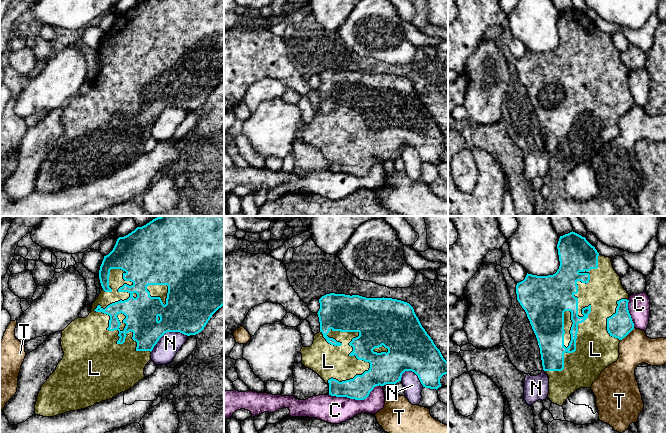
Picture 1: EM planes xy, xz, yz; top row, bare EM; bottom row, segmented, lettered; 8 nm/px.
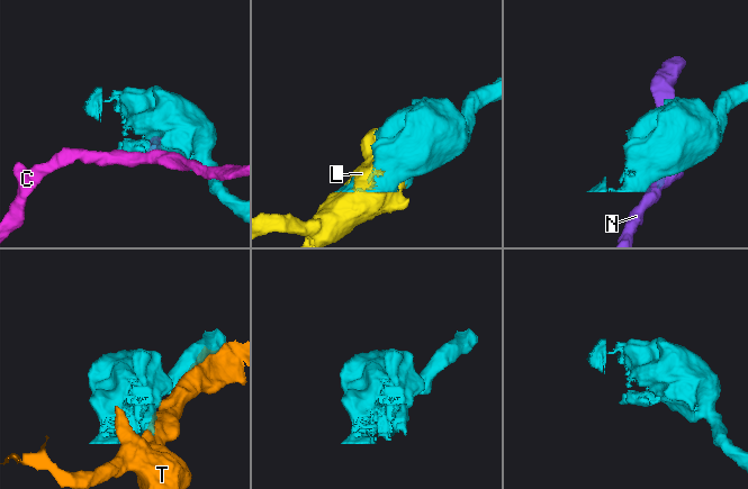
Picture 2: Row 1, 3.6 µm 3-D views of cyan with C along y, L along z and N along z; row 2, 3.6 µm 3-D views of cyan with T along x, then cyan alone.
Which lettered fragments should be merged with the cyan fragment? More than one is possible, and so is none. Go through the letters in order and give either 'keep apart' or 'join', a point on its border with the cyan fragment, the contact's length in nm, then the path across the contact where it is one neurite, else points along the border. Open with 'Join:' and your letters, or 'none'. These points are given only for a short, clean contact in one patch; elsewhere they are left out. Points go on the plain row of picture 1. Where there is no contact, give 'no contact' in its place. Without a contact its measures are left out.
Join: L
C: keep apart; meets cyan in xz at (355, 175); contact 440 nm long
L: join; meets cyan in xy at (98, 87); contact 750 nm long
N: keep apart; meets cyan in xy at (167, 107); contact 340 nm long
T: keep apart; meets cyan in yz at (627, 110); contact 160 nm long

